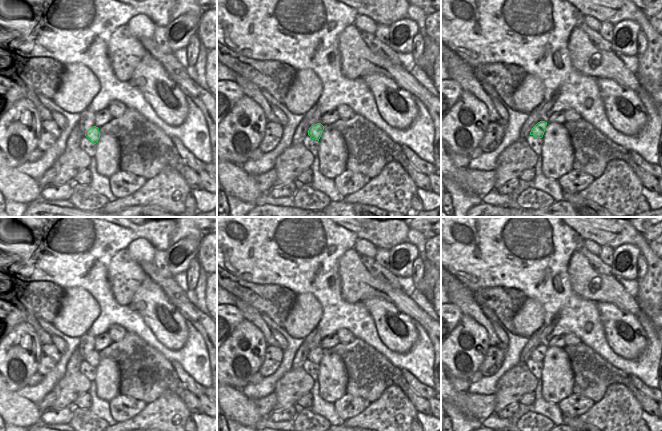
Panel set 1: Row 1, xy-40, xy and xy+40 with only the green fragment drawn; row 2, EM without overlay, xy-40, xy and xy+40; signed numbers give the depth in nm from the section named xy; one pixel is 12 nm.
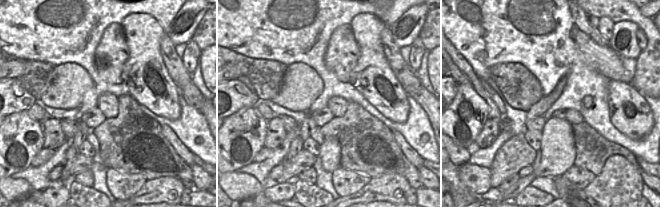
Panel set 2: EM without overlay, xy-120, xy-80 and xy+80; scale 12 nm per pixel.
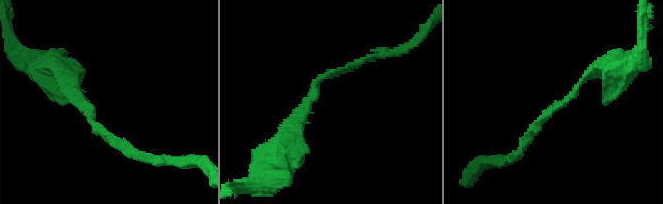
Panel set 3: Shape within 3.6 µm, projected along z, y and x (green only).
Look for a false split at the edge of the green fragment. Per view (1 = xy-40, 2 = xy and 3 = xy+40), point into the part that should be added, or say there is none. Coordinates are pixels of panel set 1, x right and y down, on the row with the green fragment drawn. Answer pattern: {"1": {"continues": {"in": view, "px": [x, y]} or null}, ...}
{"1": {"continues": null}, "2": {"continues": null}, "3": {"continues": null}}

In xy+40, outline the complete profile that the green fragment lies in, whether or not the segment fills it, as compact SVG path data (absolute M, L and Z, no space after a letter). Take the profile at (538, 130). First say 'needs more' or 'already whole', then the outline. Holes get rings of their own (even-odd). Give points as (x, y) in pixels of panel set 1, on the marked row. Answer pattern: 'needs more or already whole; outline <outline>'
already whole; outline M540 121L538 122L531 130L530 135L533 135L535 138L542 138L546 129L547 122Z

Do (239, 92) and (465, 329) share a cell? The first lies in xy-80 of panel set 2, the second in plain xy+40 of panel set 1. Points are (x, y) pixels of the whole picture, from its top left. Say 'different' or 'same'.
different

